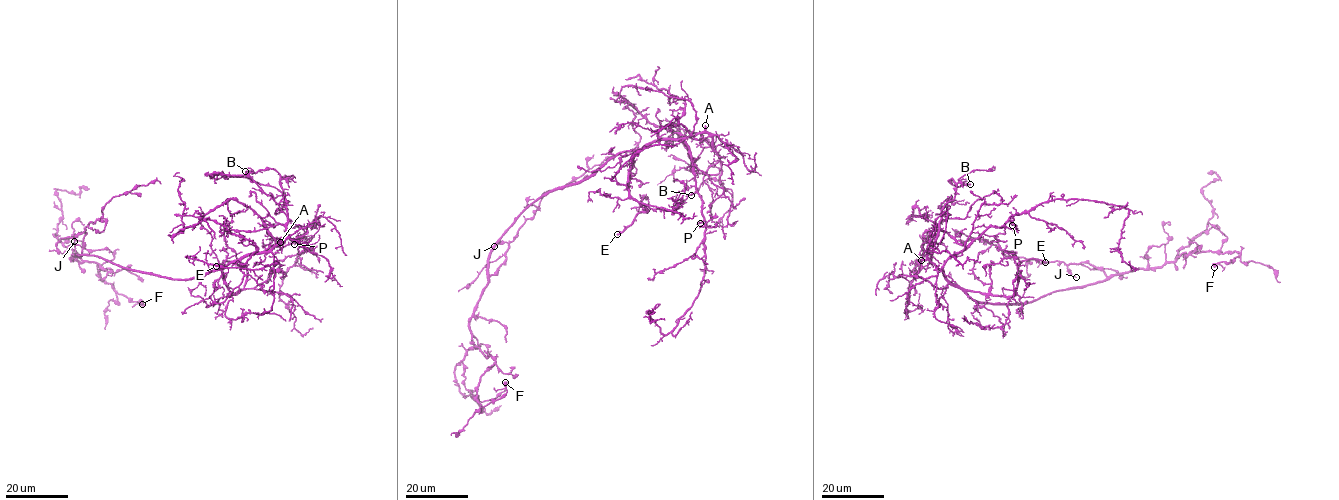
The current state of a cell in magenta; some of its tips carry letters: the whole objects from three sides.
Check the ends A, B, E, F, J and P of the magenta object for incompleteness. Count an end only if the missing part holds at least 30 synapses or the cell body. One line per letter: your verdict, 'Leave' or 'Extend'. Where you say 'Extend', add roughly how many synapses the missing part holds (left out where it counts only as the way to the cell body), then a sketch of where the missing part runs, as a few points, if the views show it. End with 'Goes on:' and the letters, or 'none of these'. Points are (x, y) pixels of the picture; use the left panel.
A: Extend. Course of what is missing: (280, 242), (286, 228), (287, 212), (295, 199), (292, 190), (295, 189)
B: Extend. Roughly 35 synapses. Course of what is missing: (245, 171), (238, 180), (215, 186)
E: Extend. Roughly 130 synapses. Course of what is missing: (216, 266), (203, 268), (202, 259), (209, 250), (208, 256), (239, 258), (247, 266), (247, 269), (242, 269)
F: Leave
J: Leave
P: Leave
Goes on: A, B, E

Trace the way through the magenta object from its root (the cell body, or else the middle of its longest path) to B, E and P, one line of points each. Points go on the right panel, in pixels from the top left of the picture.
B: (1000, 302), (973, 299), (927, 255), (941, 209), (954, 197), (956, 184), (950, 179), (956, 186), (970, 184)
E: (1000, 302), (983, 303), (966, 293), (971, 290), (1013, 295), (1018, 285), (1020, 262), (1033, 258), (1045, 262)
P: (1000, 302), (973, 299), (942, 271), (948, 259), (964, 250), (989, 227), (1003, 227), (1009, 219), (1012, 225)

